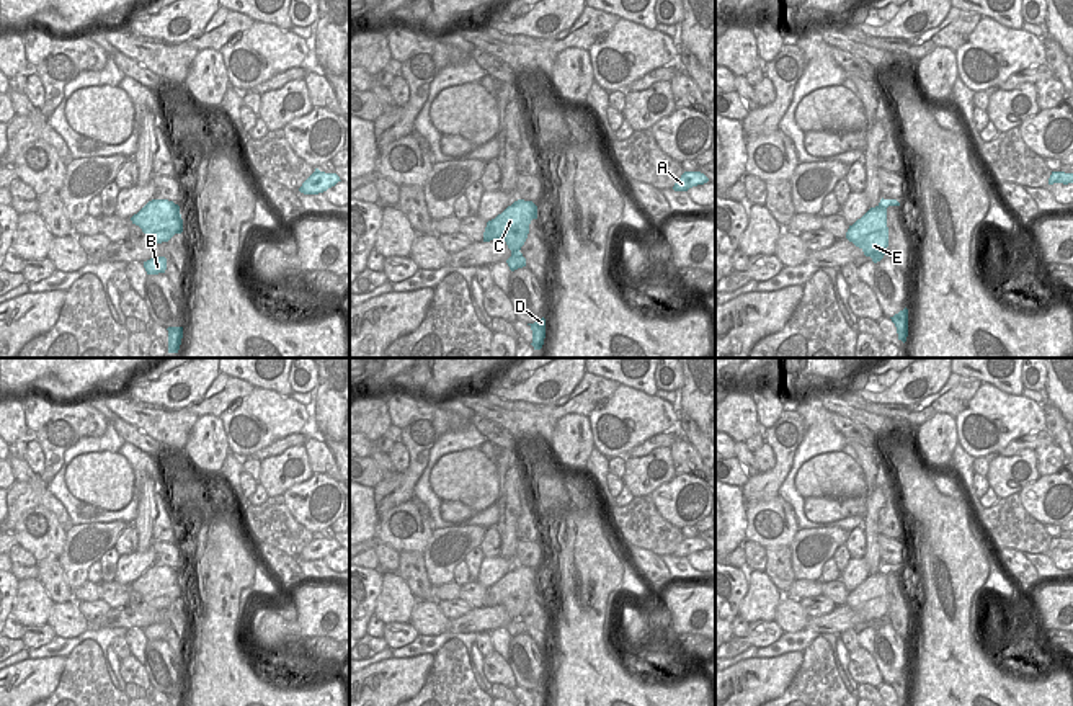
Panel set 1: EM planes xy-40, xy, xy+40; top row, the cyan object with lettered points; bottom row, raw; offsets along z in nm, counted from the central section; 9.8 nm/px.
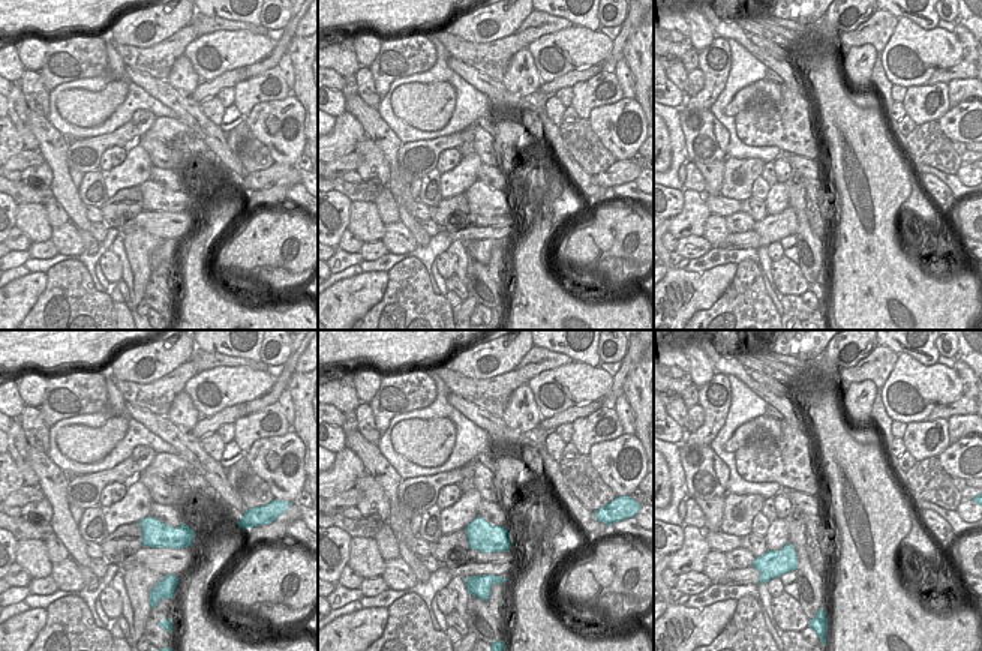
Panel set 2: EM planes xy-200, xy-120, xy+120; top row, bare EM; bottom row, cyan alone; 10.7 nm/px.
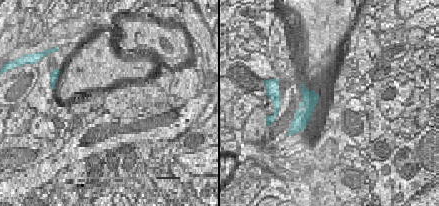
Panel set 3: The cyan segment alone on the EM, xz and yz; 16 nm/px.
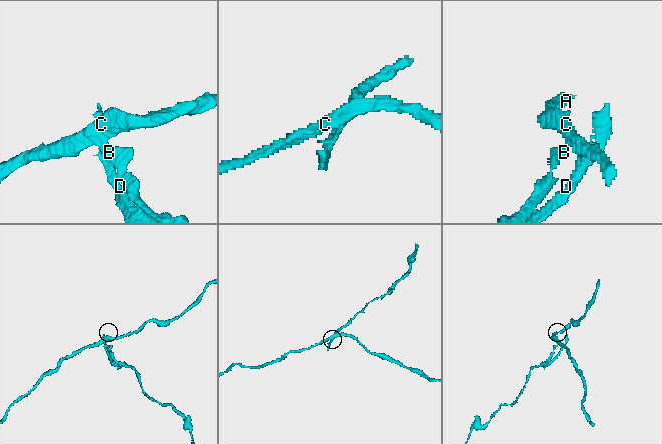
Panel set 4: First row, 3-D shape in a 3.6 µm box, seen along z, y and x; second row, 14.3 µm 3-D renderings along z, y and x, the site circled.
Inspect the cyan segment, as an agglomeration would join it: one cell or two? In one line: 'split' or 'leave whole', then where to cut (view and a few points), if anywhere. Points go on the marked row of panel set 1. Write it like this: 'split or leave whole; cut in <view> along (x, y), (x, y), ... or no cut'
split; cut in xy along (520, 252), (512, 254)

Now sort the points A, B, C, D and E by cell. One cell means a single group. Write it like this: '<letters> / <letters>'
A C E / B D

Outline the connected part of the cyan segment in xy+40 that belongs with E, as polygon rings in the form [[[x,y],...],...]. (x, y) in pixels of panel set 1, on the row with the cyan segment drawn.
[[[880,199],[861,219],[849,226],[846,239],[859,247],[864,255],[884,255],[888,247],[887,208],[900,206],[897,199]]]

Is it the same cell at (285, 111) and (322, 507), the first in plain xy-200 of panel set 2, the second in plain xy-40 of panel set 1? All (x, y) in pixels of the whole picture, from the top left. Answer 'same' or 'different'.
same

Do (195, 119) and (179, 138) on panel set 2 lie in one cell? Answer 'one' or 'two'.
two

